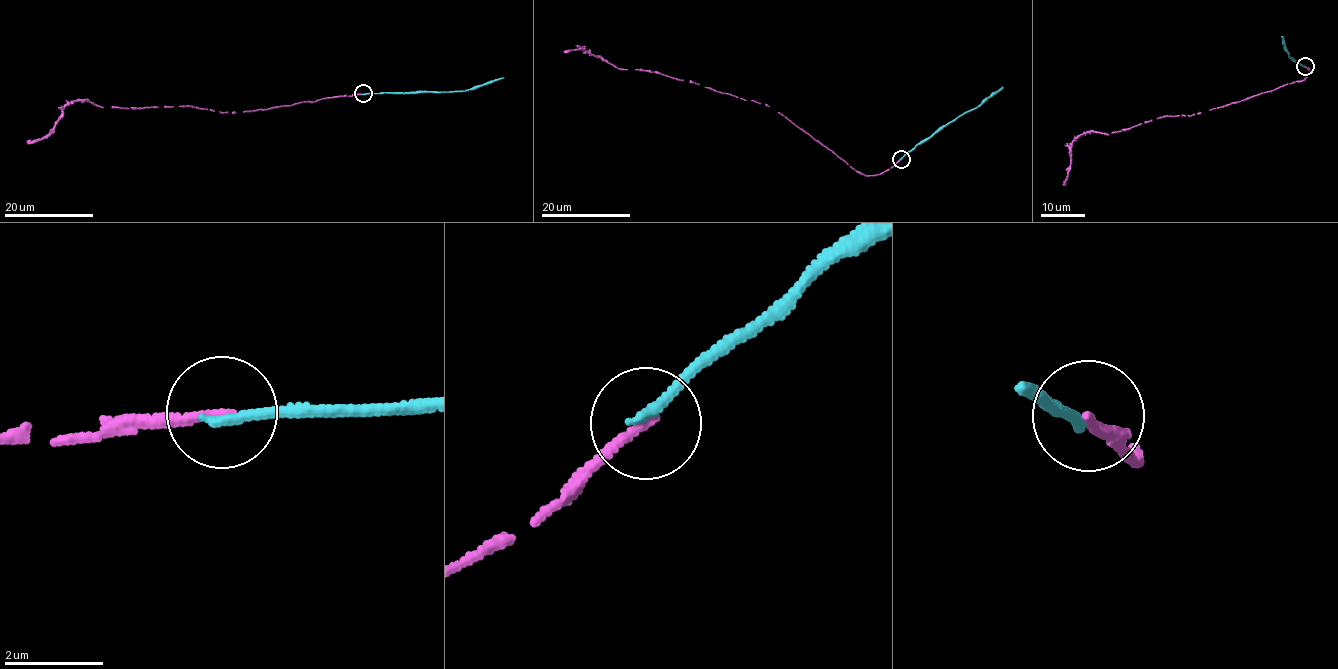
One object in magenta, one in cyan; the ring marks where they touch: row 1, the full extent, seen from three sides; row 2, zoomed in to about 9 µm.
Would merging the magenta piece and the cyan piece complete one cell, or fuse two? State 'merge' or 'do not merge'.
do not merge

